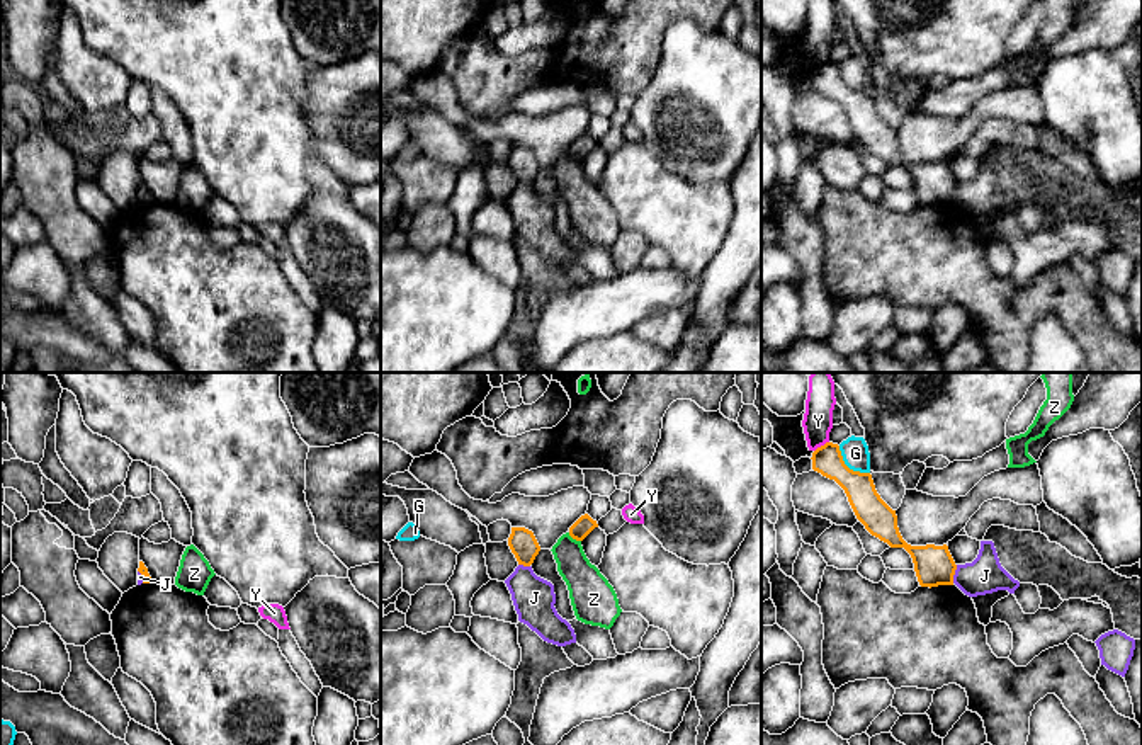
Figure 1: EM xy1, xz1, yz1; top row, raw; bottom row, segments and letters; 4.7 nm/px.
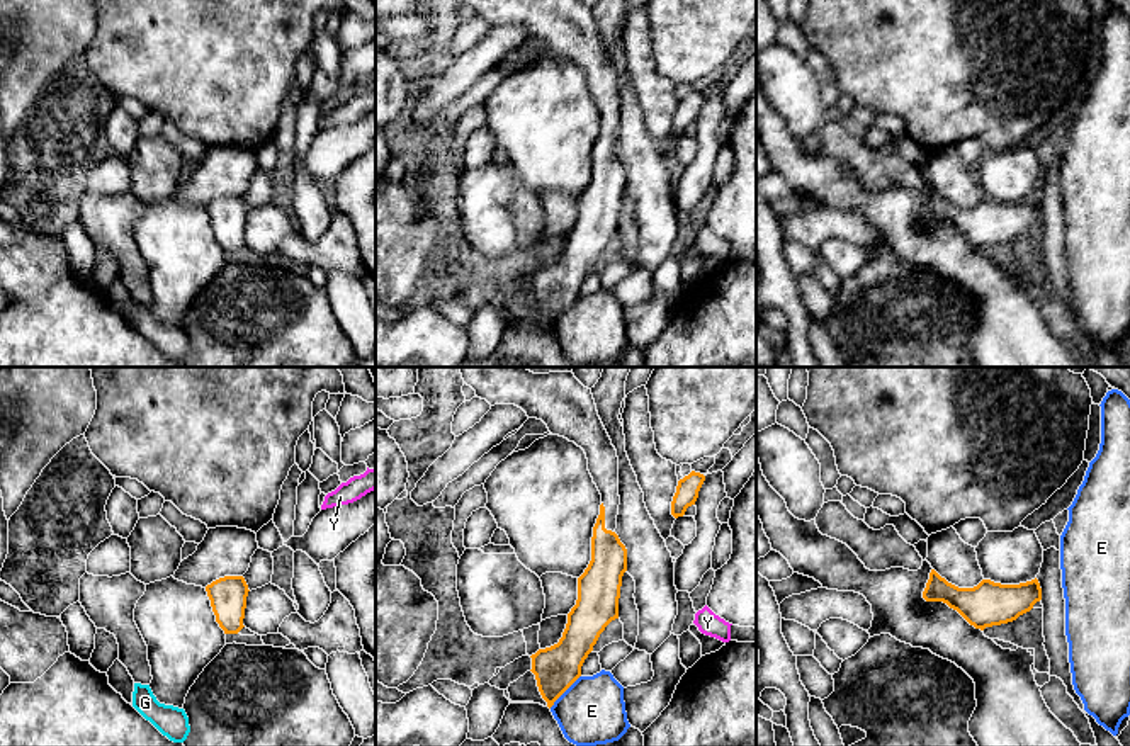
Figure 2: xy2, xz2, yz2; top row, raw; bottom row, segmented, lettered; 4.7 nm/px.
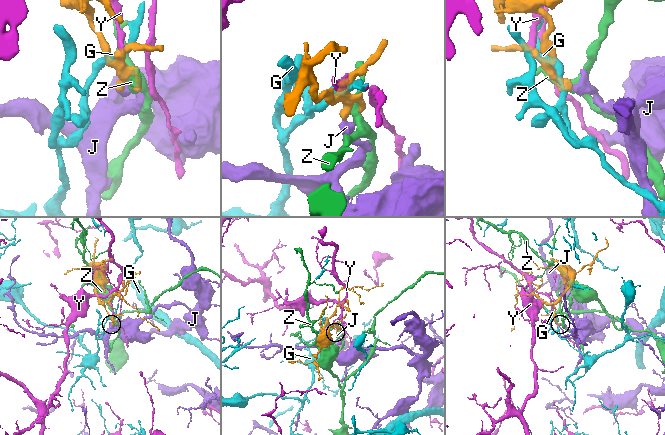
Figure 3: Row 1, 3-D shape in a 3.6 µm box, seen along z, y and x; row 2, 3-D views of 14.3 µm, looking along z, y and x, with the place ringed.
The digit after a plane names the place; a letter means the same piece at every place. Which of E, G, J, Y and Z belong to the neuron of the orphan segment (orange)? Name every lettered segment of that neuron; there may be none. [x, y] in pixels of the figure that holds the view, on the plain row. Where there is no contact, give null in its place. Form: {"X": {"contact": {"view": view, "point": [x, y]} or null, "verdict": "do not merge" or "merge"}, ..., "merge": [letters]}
{"E": {"contact": {"view": "xz2", "point": [564, 310]}, "verdict": "do not merge"}, "G": {"contact": {"view": "yz1", "point": [847, 85]}, "verdict": "do not merge"}, "J": {"contact": {"view": "yz1", "point": [954, 193]}, "verdict": "do not merge"}, "Y": {"contact": {"view": "yz1", "point": [821, 65]}, "verdict": "do not merge"}, "Z": {"contact": {"view": "xz1", "point": [575, 157]}, "verdict": "do not merge"}, "merge": []}

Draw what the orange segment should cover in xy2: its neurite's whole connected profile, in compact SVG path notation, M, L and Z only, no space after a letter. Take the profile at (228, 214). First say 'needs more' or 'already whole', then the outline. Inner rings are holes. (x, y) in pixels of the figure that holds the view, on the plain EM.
already whole; M224 195L206 206L216 241L224 253L238 253L245 245L248 204L243 195Z

